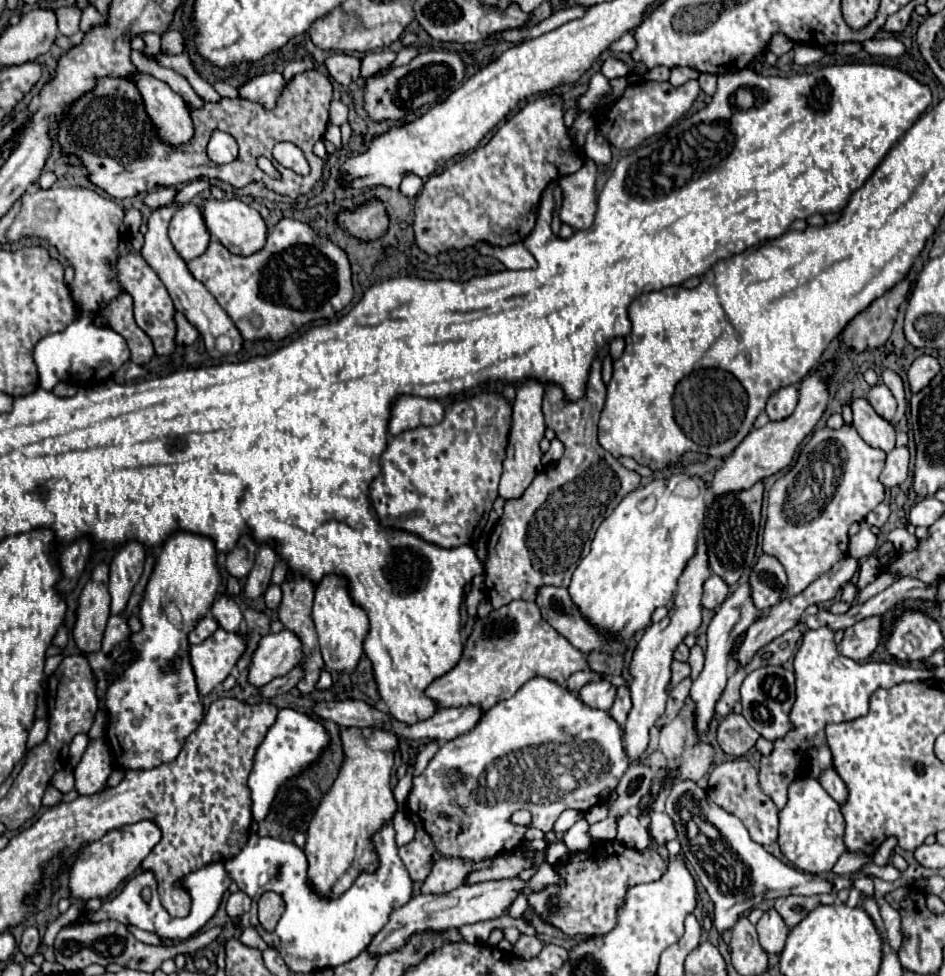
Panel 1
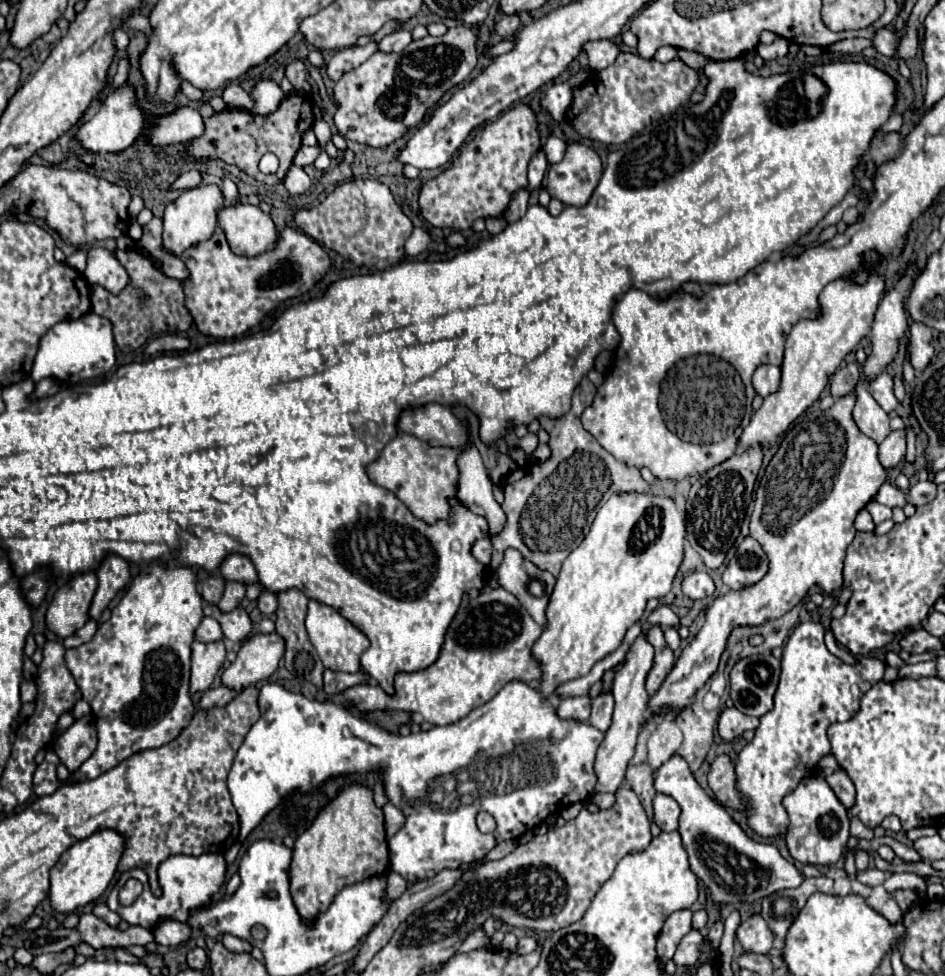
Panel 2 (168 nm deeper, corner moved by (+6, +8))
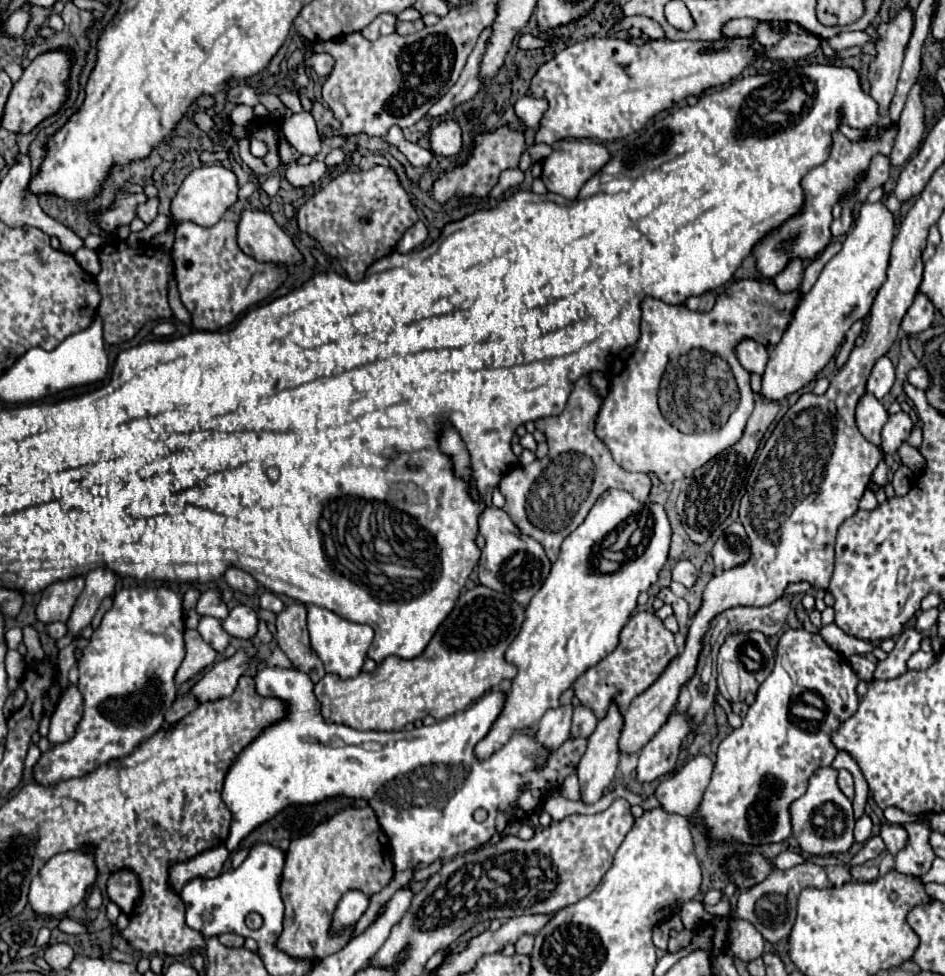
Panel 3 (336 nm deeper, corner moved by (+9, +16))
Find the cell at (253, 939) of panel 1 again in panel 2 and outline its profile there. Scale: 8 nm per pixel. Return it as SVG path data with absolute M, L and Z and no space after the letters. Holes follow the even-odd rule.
M224 934L222 936L222 942L232 952L250 952L252 950L252 944L248 940L240 940L240 938L232 936L232 934Z

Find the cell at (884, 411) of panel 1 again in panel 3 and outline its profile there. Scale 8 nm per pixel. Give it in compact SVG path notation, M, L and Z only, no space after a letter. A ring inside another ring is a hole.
M881 356L875 362L873 372L867 380L867 390L881 400L891 390L893 382L895 382L895 366L891 364L891 360L887 356Z

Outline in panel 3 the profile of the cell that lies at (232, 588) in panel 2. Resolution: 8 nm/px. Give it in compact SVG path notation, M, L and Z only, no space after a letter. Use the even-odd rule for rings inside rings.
M217 588L203 592L199 596L199 600L197 600L197 608L195 610L197 610L199 616L213 616L217 620L225 620L225 616L229 614L225 602L221 600L221 592Z

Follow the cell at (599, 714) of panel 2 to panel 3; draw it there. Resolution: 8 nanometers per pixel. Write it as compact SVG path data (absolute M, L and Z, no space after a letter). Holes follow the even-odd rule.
M573 700L573 728L571 728L571 736L581 736L581 738L589 738L591 732L597 726L597 718L589 708L583 708L581 704L577 704Z

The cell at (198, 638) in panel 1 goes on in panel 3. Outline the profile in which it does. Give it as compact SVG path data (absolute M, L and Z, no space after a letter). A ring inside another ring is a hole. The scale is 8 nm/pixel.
M203 616L199 620L199 626L197 626L197 632L203 636L203 640L207 644L211 644L217 652L223 652L227 646L229 646L229 634L223 630L221 622L217 618L211 618L211 616Z

